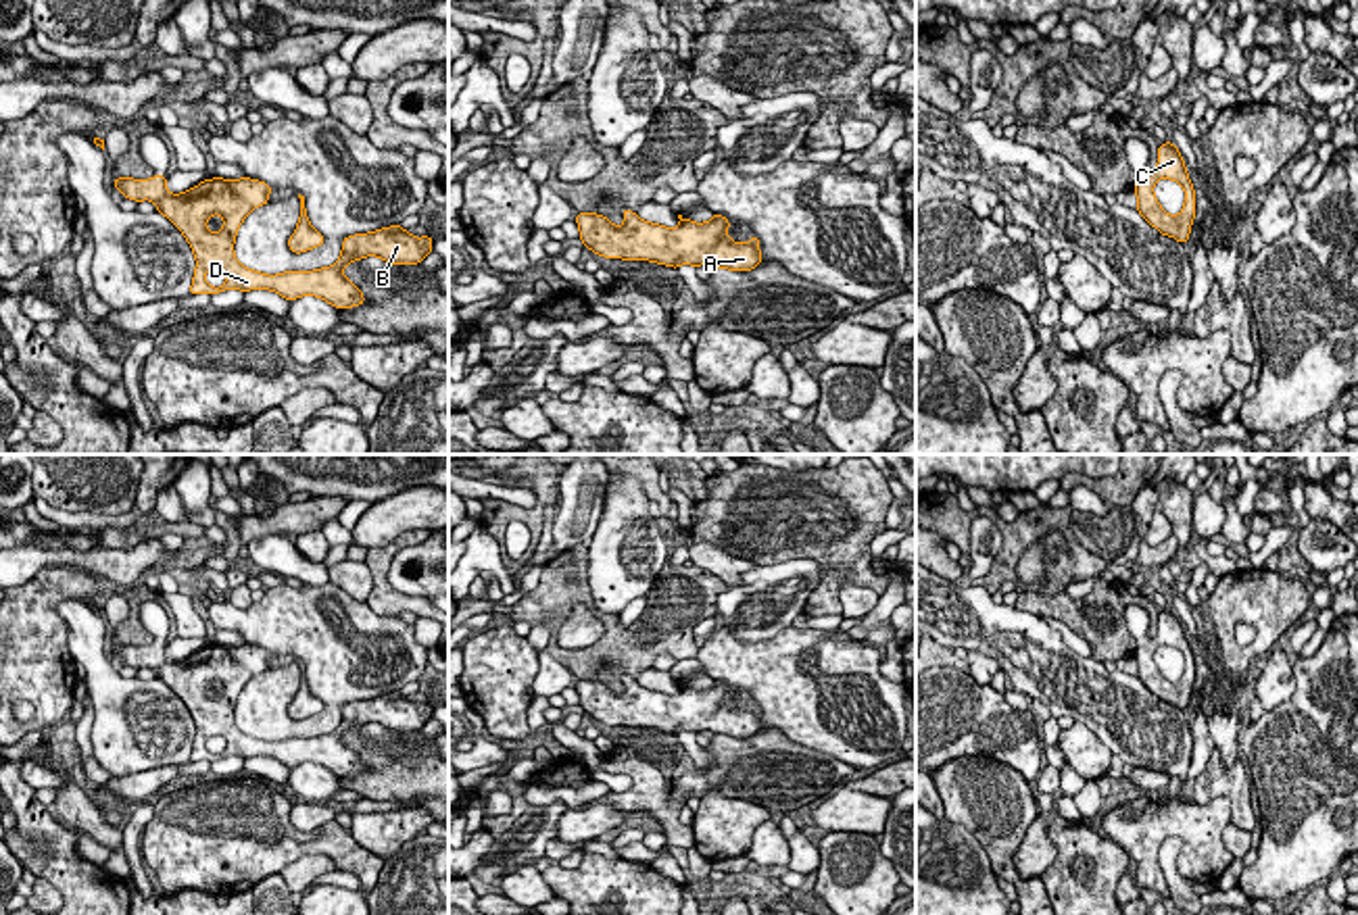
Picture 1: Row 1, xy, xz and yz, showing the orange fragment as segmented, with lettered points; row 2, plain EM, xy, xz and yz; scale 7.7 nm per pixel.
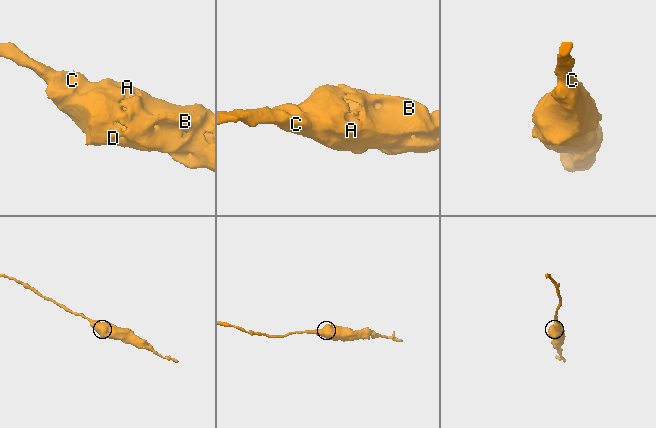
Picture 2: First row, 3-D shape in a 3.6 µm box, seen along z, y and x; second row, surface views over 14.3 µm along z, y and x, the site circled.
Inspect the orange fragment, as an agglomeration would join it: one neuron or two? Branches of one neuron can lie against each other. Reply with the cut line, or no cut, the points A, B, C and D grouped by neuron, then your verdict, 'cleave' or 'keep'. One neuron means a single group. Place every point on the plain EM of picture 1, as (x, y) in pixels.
no cut; A B C D; keep

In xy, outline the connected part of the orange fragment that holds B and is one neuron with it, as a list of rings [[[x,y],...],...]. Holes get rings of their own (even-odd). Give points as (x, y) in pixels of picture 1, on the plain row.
[[[167,644],[113,646],[125,665],[150,667],[188,707],[194,725],[190,761],[219,761],[225,757],[250,759],[257,755],[277,759],[288,769],[300,763],[317,763],[336,775],[350,775],[365,769],[361,757],[344,744],[344,734],[365,723],[378,723],[390,732],[417,732],[432,719],[432,704],[415,704],[401,692],[382,694],[369,700],[355,700],[342,707],[340,725],[332,734],[315,738],[286,738],[267,742],[236,727],[234,709],[242,688],[269,669],[273,657],[259,646],[204,646],[181,659],[167,659]],[[211,736],[223,736],[227,746],[221,755],[207,750]]]

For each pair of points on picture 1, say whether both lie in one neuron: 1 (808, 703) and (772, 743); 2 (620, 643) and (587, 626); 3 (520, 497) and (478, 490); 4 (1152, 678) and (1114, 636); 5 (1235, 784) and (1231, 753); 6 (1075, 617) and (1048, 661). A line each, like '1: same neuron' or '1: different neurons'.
1: different neurons
2: different neurons
3: same neuron
4: different neurons
5: different neurons
6: different neurons

